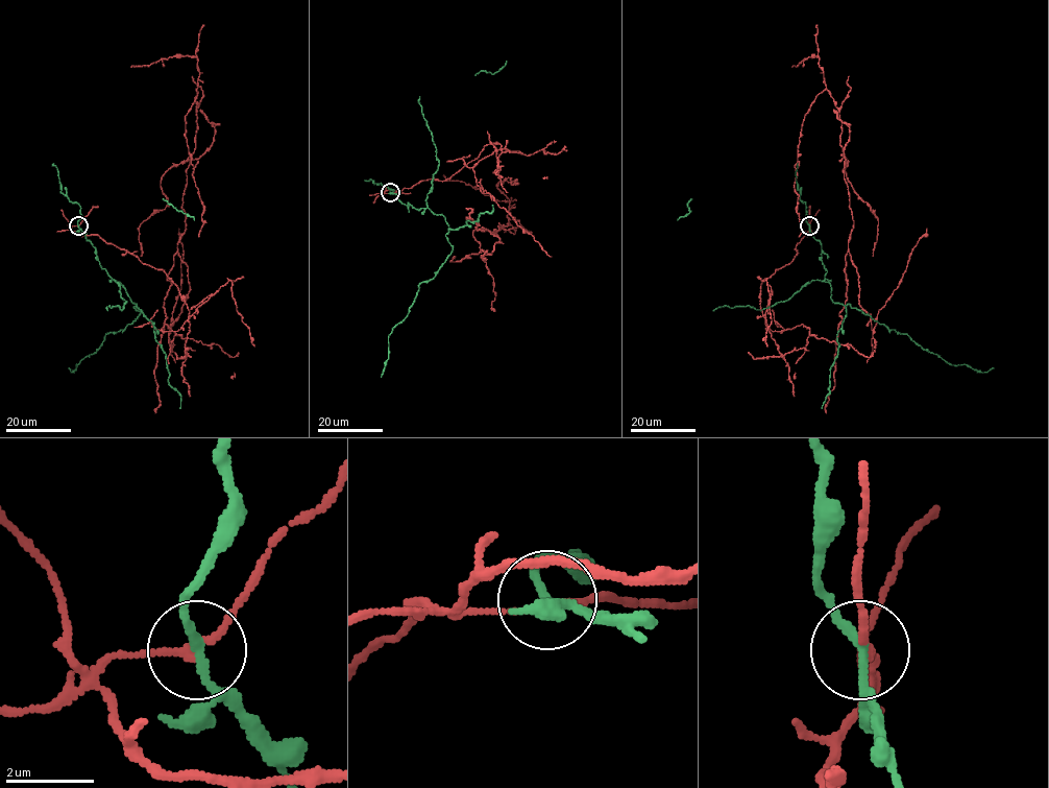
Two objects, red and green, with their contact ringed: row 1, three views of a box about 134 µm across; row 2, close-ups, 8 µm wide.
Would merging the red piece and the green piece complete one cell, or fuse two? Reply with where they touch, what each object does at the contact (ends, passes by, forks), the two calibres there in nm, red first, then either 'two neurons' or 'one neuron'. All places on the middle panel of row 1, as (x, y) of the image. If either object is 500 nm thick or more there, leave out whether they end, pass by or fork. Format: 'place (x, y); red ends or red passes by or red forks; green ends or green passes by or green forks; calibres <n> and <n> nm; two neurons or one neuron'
place (390, 192); red passes by; green passes by; calibres 160 and 200 nm; two neurons

